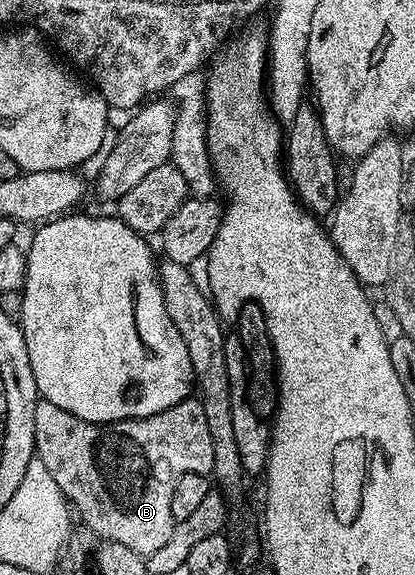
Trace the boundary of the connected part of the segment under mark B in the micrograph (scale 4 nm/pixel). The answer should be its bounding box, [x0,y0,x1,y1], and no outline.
[34,396,215,557]

